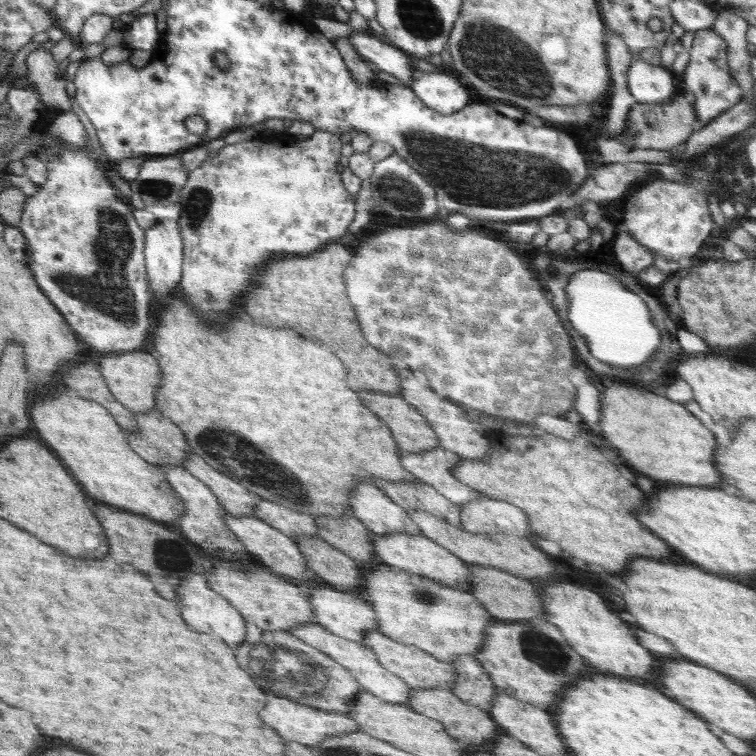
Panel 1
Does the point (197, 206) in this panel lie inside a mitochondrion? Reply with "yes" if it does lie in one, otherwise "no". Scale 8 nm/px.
yes

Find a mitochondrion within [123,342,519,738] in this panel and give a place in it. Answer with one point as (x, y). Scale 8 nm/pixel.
(299, 672)

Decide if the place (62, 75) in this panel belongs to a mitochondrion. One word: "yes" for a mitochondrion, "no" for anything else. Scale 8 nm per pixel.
no

